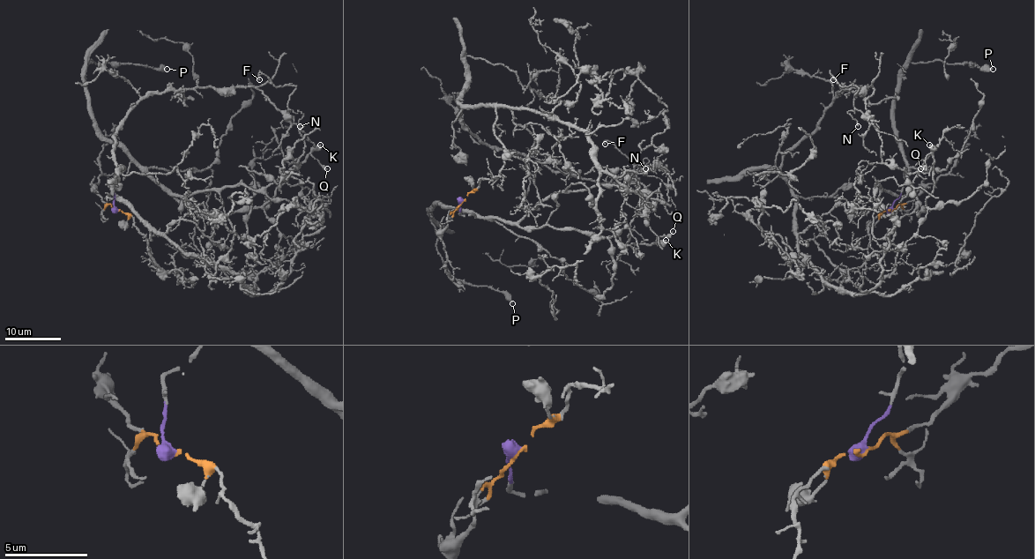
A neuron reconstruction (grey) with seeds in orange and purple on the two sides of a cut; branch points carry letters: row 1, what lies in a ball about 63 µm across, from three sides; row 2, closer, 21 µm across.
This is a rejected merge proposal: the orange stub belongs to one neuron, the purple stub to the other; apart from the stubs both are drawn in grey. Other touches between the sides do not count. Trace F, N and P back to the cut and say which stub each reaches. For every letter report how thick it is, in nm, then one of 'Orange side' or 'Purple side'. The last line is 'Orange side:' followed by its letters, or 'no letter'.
F: Thickness 180 nm. Orange side
N: Thickness 100 nm. Orange side
P: Thickness 340 nm. Purple side
Orange side: F, N

